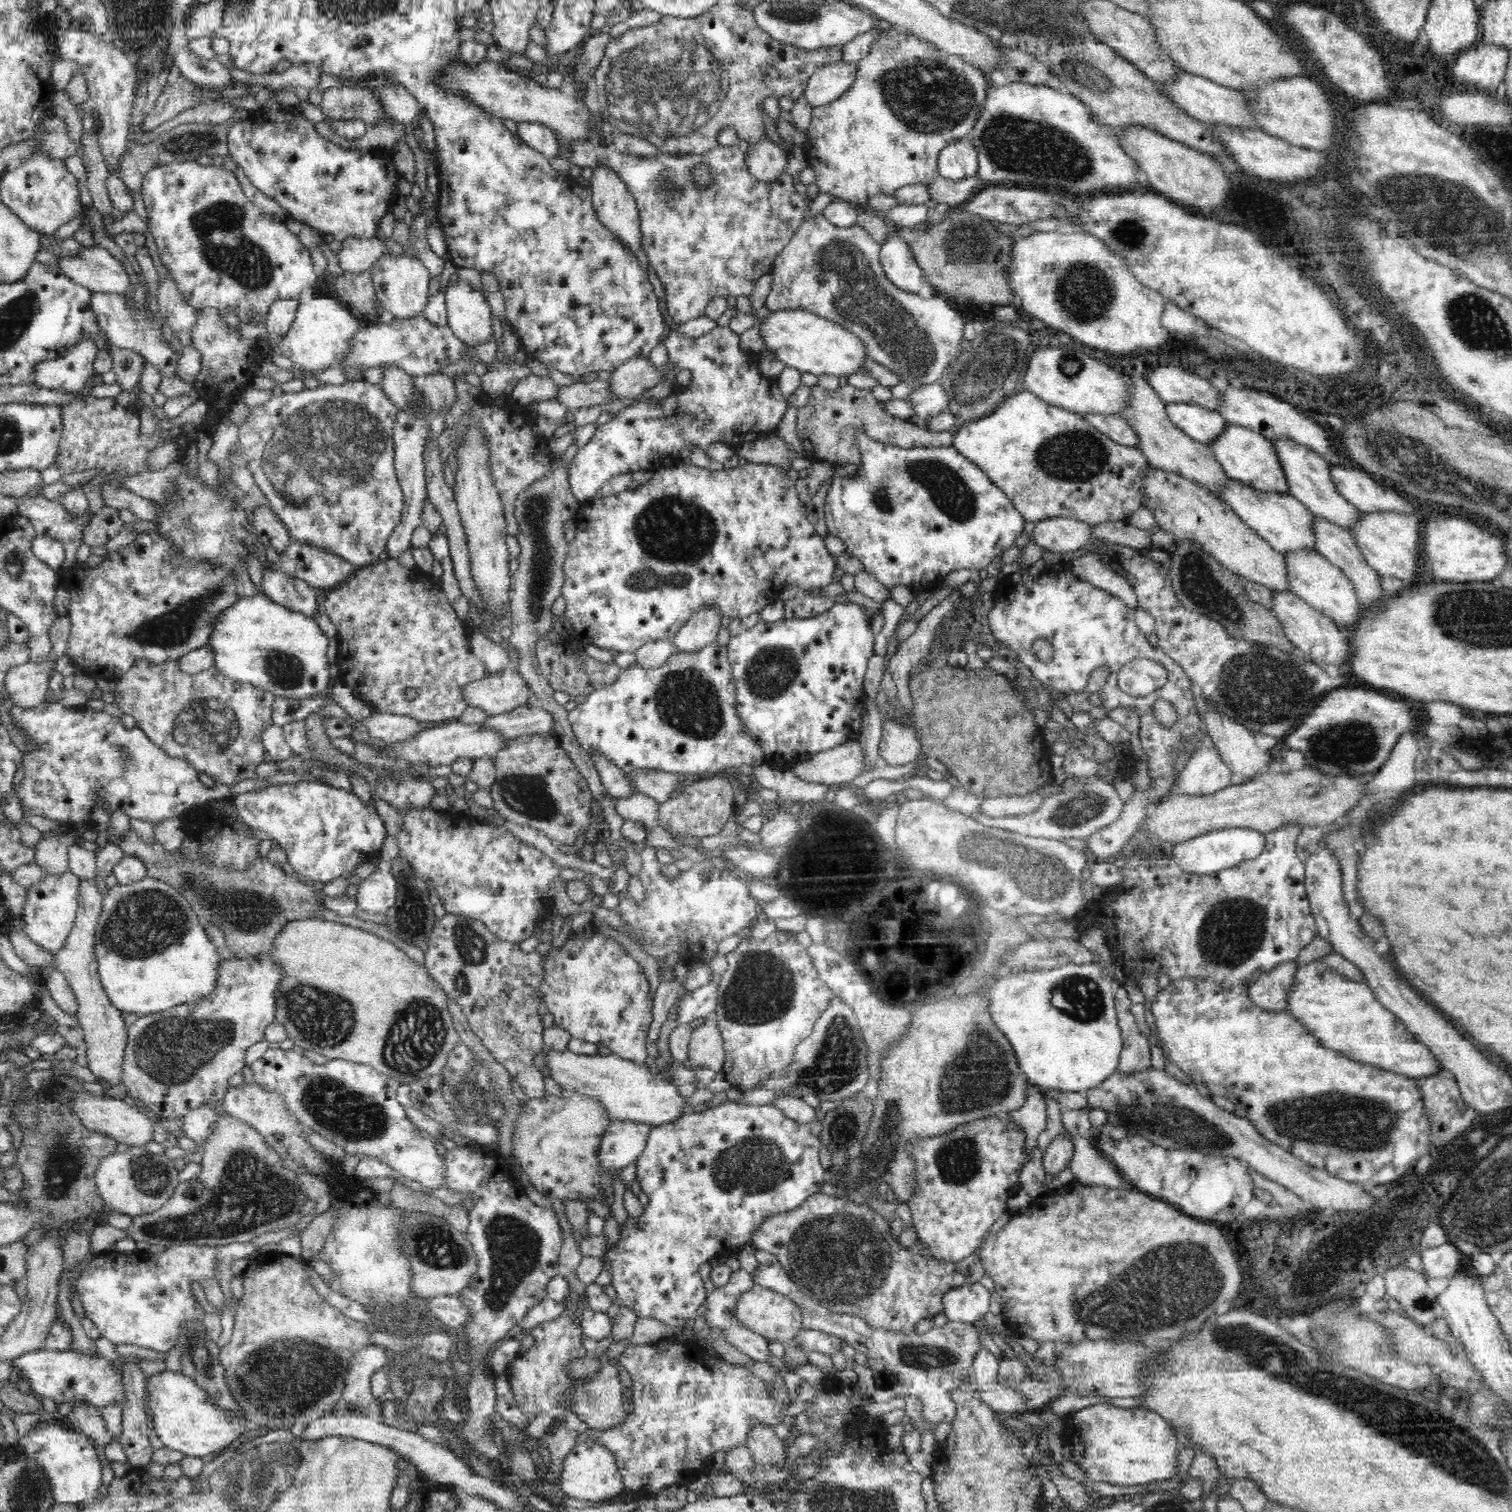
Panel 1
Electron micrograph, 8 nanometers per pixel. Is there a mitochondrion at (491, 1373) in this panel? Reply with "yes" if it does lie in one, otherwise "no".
no

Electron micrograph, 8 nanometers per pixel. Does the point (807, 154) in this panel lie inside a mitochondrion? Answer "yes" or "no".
no

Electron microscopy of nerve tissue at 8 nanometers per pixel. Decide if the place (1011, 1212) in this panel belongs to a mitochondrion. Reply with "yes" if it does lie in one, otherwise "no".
no

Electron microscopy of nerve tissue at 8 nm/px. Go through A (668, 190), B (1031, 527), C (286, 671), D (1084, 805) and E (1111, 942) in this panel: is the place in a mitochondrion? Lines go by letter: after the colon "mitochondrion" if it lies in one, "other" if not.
A: mitochondrion
B: other
C: mitochondrion
D: mitochondrion
E: other

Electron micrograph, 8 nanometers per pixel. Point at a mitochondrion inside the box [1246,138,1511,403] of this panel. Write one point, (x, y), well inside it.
(1447, 214)

